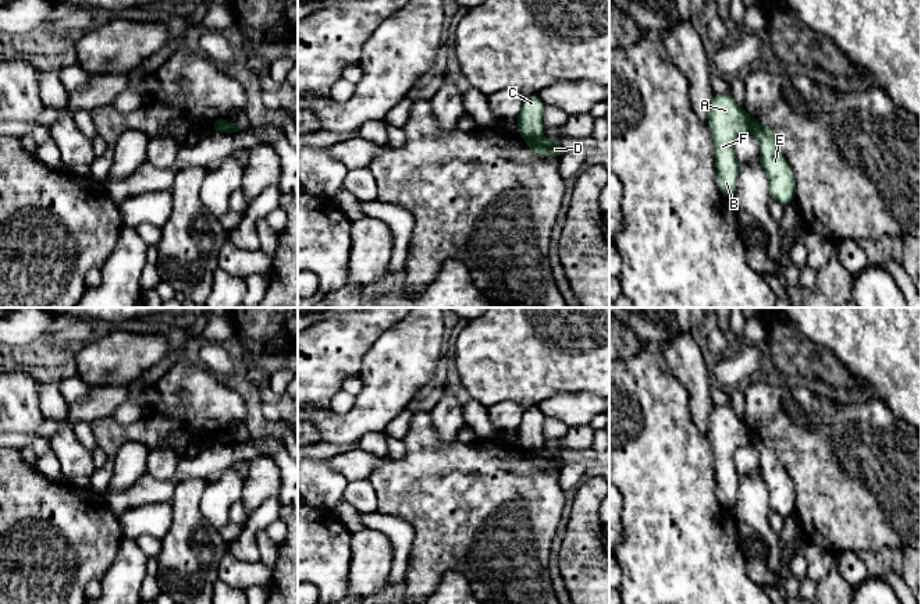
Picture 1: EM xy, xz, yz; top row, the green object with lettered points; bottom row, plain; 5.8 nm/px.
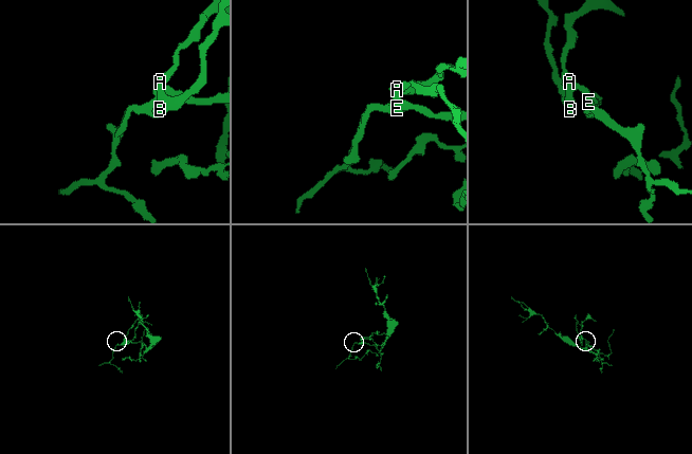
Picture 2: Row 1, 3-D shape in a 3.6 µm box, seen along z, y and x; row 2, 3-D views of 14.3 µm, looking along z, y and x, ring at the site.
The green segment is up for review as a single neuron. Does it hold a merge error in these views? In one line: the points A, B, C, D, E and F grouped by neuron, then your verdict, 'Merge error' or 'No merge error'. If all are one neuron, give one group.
Groups: A B C F / D E. Merge error

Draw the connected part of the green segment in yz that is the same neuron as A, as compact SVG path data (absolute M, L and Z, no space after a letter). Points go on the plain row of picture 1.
M715 405L710 415L707 436L715 454L716 497L728 512L737 502L740 475L733 462L733 452L751 441L755 430L737 418L732 406Z

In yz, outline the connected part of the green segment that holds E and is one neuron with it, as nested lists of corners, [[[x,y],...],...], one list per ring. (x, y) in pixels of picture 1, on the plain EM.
[[[757,430],[750,441],[760,454],[758,475],[768,488],[768,505],[780,516],[787,516],[796,508],[796,491],[793,482],[783,465],[779,462],[775,447],[768,437],[761,436]]]

